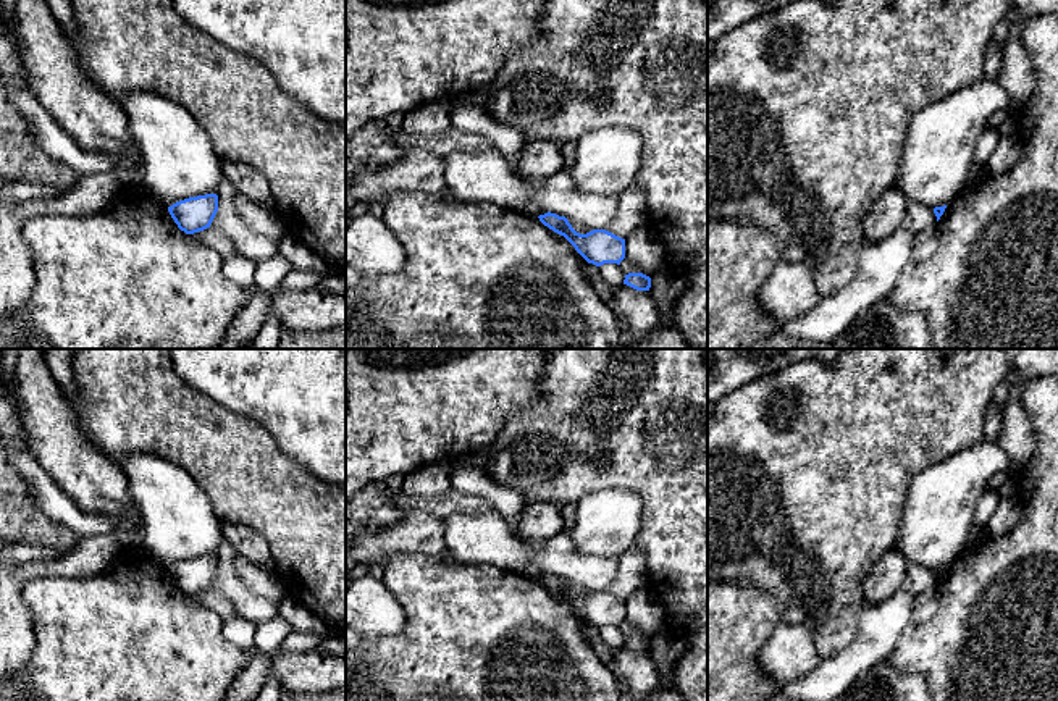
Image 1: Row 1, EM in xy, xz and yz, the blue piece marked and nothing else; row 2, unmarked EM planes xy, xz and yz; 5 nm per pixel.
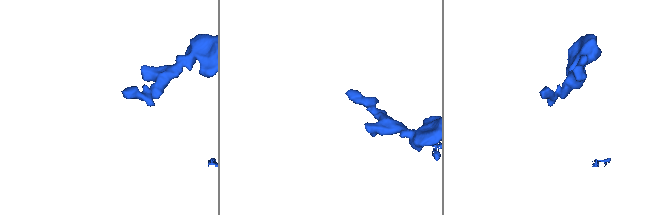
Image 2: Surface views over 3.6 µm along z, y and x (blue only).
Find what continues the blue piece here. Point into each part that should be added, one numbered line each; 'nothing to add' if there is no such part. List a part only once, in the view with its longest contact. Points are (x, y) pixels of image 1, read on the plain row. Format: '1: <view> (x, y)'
nothing to add

